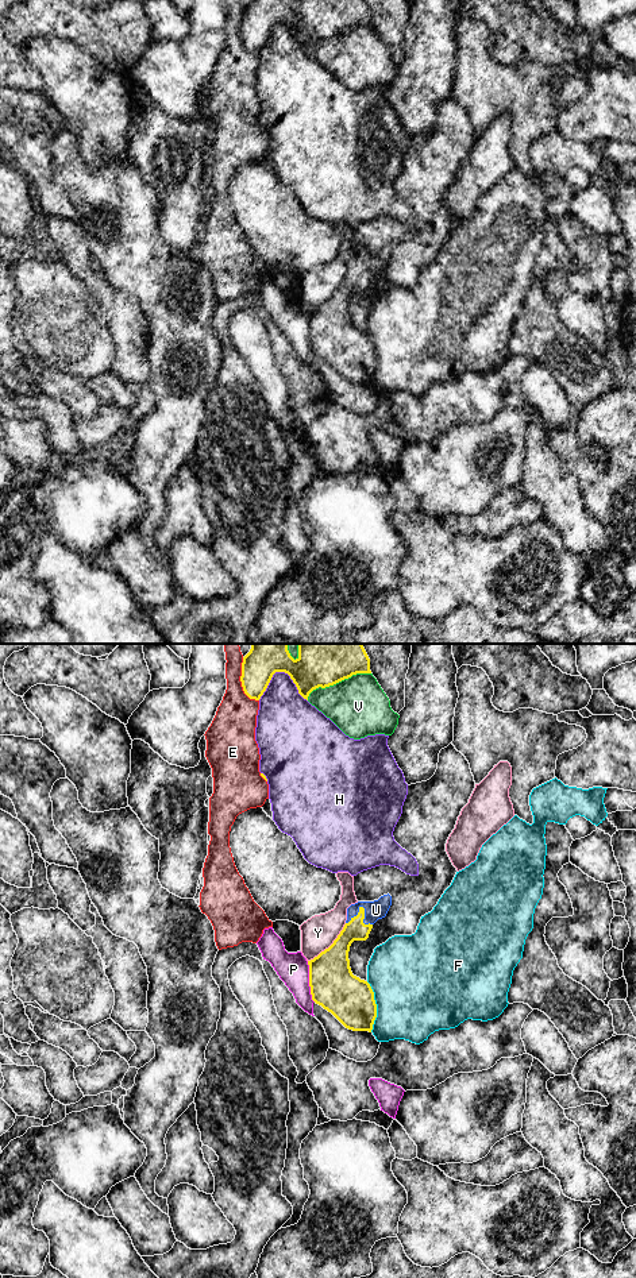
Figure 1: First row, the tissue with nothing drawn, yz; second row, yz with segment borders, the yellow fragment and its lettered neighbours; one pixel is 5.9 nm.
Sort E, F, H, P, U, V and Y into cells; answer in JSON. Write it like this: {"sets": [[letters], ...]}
{"sets": [["E"], ["F"], ["H"], ["P"], ["U"], ["V"], ["Y"]]}

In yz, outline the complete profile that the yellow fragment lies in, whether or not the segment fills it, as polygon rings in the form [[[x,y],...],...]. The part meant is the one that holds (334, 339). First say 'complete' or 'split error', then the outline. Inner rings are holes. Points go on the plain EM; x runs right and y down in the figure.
split error | [[[392,248],[358,254],[347,260],[347,273],[334,293],[308,313],[312,352],[331,364],[346,381],[371,385],[377,356],[370,336],[354,328],[348,304],[354,293],[366,293],[373,277],[386,269]]]

